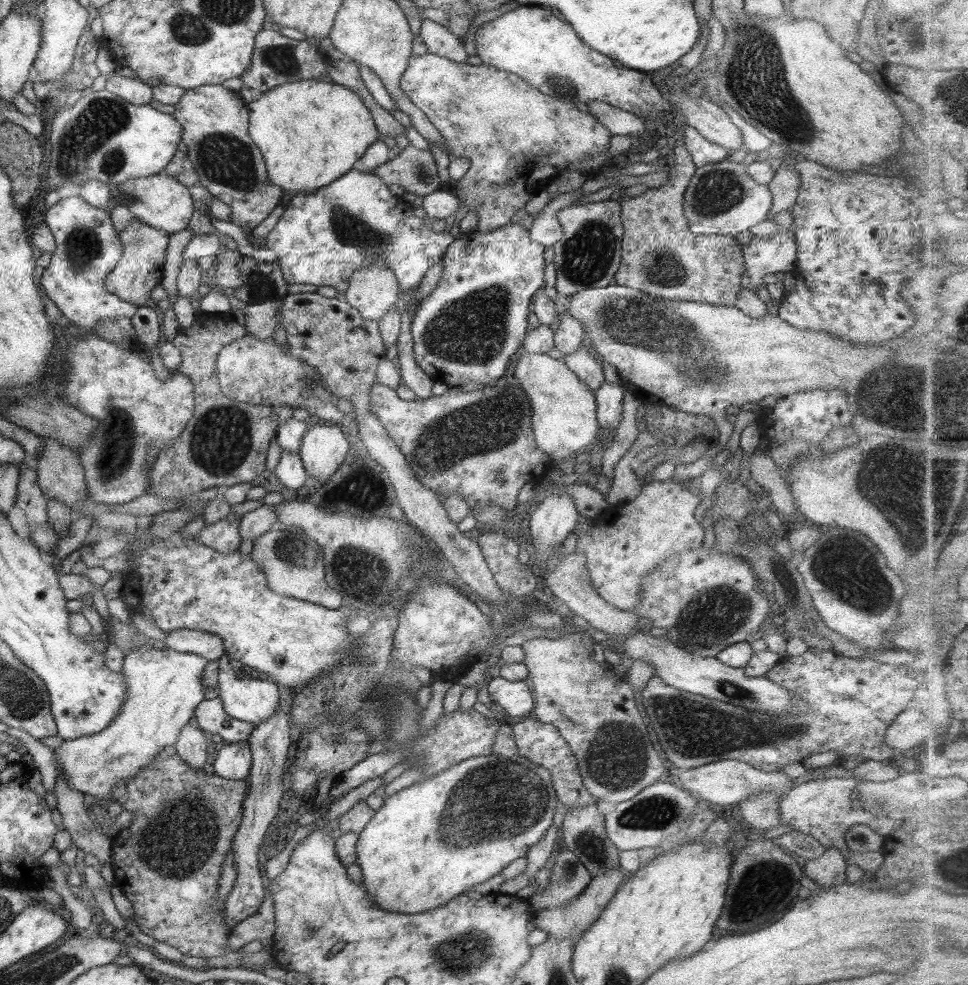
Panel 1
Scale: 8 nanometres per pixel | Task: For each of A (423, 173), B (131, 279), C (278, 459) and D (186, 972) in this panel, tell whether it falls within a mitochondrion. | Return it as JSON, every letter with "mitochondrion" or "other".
{"A":"mitochondrion","B":"other","C":"other","D":"other"}

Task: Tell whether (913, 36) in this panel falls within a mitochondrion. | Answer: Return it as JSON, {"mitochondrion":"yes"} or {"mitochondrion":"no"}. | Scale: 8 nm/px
{"mitochondrion":"yes"}

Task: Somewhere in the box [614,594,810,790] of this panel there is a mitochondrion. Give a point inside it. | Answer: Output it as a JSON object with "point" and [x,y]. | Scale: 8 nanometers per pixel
{"point":[728,689]}

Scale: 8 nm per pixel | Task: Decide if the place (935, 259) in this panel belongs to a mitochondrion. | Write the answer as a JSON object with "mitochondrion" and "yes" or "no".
{"mitochondrion":"no"}

